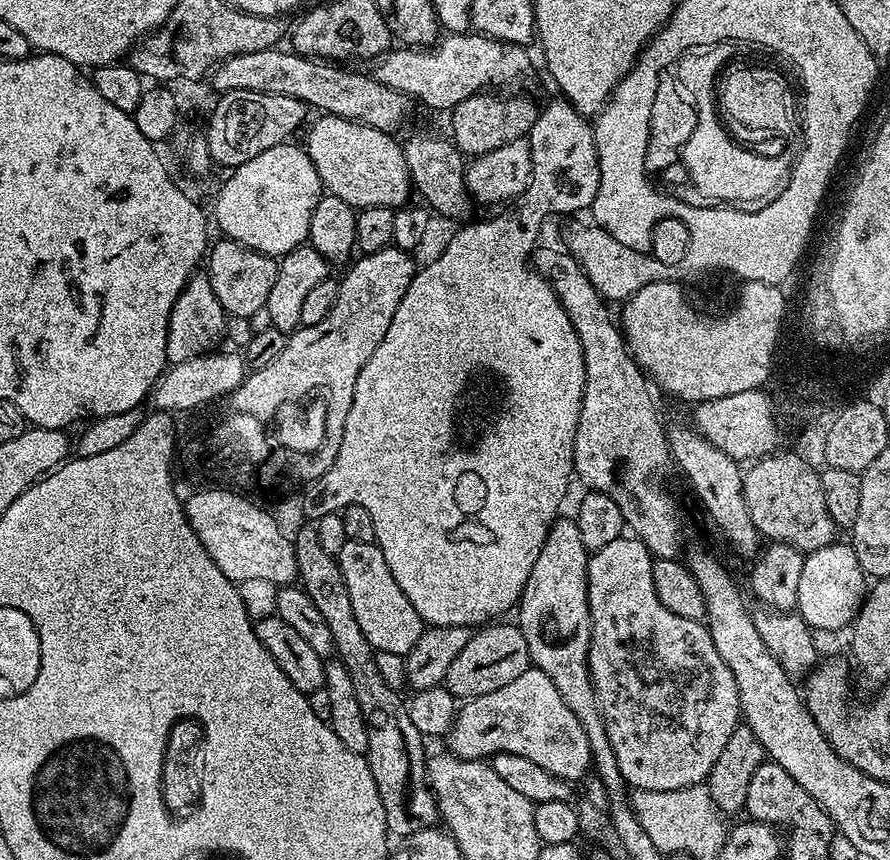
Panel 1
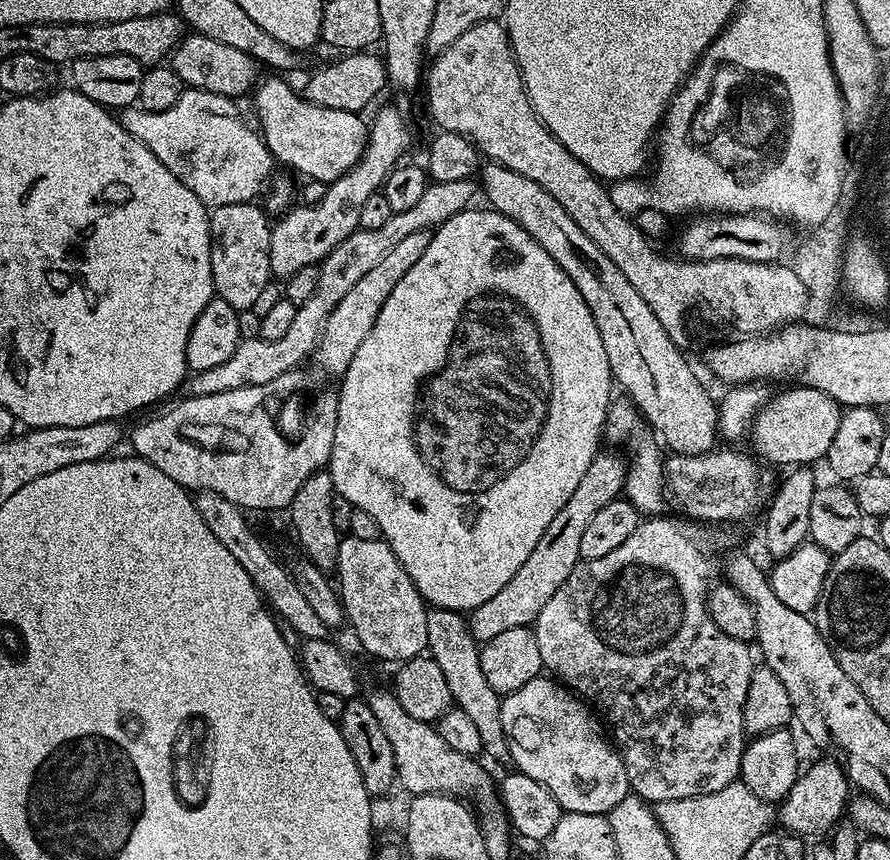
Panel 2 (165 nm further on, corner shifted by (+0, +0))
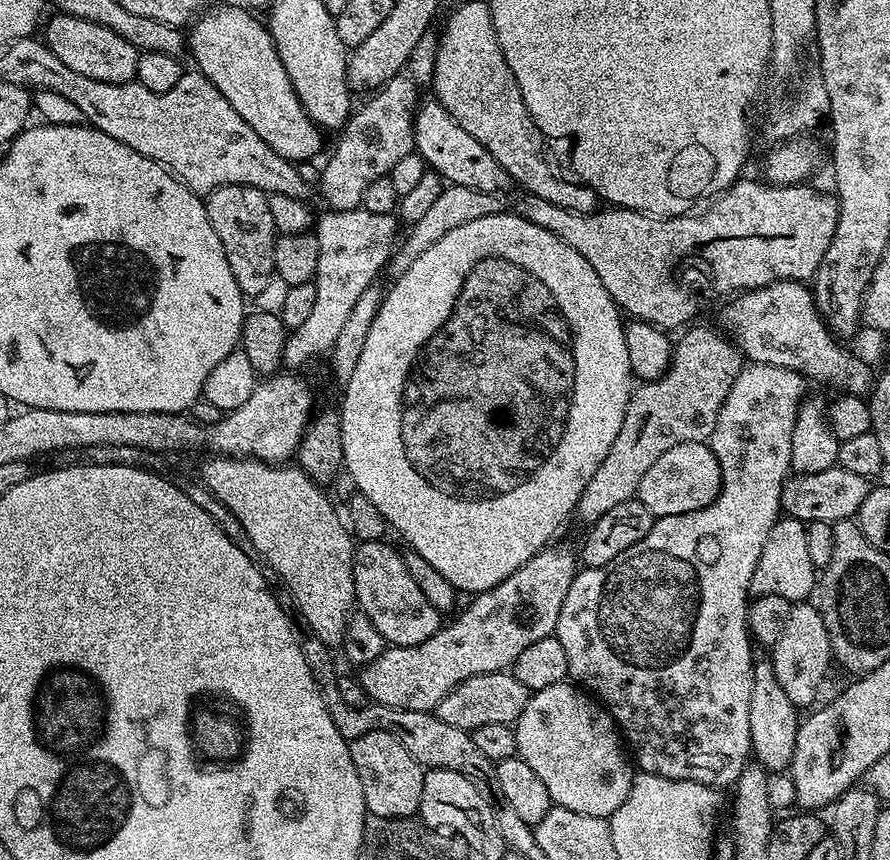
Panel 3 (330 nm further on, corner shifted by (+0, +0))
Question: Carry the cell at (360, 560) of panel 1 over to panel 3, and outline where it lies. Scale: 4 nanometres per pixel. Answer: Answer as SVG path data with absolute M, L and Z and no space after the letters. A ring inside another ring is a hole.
M366 540L355 545L352 554L352 565L354 566L354 594L359 611L378 629L378 634L389 645L397 648L409 648L418 646L418 642L426 642L436 631L442 627L442 614L430 602L426 602L426 594L418 590L418 582L410 578L410 570L406 570L406 562L399 551L388 545L384 540Z

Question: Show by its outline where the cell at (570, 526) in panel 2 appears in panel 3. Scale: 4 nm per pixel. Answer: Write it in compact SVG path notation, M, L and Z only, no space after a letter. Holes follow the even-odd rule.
M689 327L683 333L685 336L675 341L672 360L657 380L633 387L626 418L622 418L622 430L618 430L610 454L602 458L602 466L594 470L594 478L586 482L586 490L582 490L576 503L575 519L580 519L584 526L598 522L598 518L618 506L618 502L633 499L646 470L650 470L666 450L683 444L702 444L711 437L730 386L734 386L740 373L742 357L731 339L715 327L696 327Z

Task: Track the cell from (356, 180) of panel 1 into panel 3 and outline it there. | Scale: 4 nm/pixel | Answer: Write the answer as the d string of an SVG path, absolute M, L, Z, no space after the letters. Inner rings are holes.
M218 4L210 8L191 25L187 33L186 44L190 49L190 56L192 52L198 71L218 89L226 102L230 102L230 106L234 106L234 110L238 110L238 114L242 114L242 118L246 118L250 130L254 130L254 134L258 134L258 138L262 138L262 142L266 142L266 146L270 146L274 154L293 162L315 161L324 144L320 137L323 136L322 129L306 114L290 82L290 74L286 74L286 66L282 66L282 58L278 58L278 50L265 21L255 20L251 15L255 16L244 6L235 8L232 4Z

